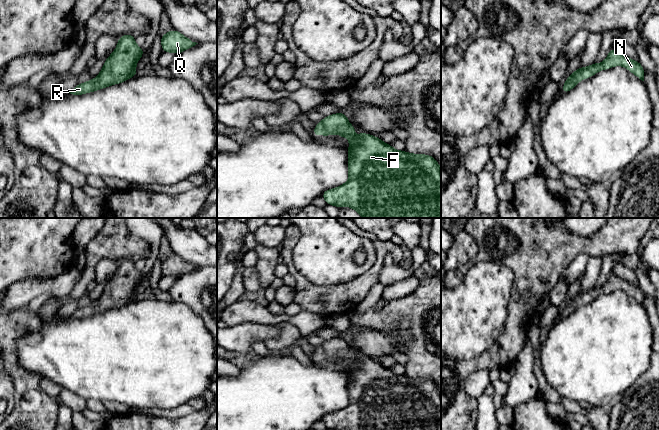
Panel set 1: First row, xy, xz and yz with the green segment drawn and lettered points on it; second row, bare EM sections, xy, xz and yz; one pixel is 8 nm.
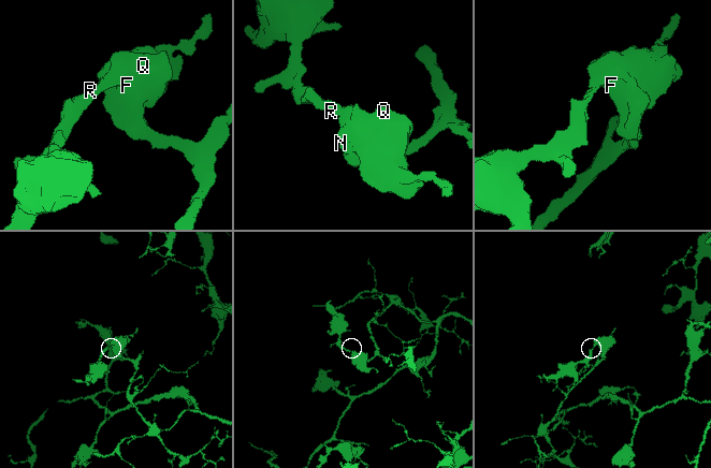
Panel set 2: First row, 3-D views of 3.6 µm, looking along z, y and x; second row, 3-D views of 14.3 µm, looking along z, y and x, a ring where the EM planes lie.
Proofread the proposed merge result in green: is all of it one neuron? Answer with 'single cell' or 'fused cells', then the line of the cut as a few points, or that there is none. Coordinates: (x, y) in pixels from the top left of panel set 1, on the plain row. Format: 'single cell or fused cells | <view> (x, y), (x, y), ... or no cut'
single cell | no cut

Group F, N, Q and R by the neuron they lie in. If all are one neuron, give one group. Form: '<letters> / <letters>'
F N Q R

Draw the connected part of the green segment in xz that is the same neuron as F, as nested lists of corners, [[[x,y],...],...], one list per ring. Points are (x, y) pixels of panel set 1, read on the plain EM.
[[[337,337],[326,340],[315,349],[312,359],[319,358],[329,360],[339,358],[344,362],[349,362],[348,374],[348,397],[347,407],[326,414],[322,417],[328,429],[334,430],[441,430],[441,392],[436,383],[429,379],[409,378],[406,375],[397,375],[391,369],[385,368],[380,362],[361,355],[357,363],[351,360],[355,357],[355,351],[352,350],[344,337]]]

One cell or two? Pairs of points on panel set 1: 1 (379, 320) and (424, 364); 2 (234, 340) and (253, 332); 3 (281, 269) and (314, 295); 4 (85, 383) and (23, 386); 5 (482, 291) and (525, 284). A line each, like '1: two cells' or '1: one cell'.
1: one cell
2: one cell
3: two cells
4: two cells
5: two cells

